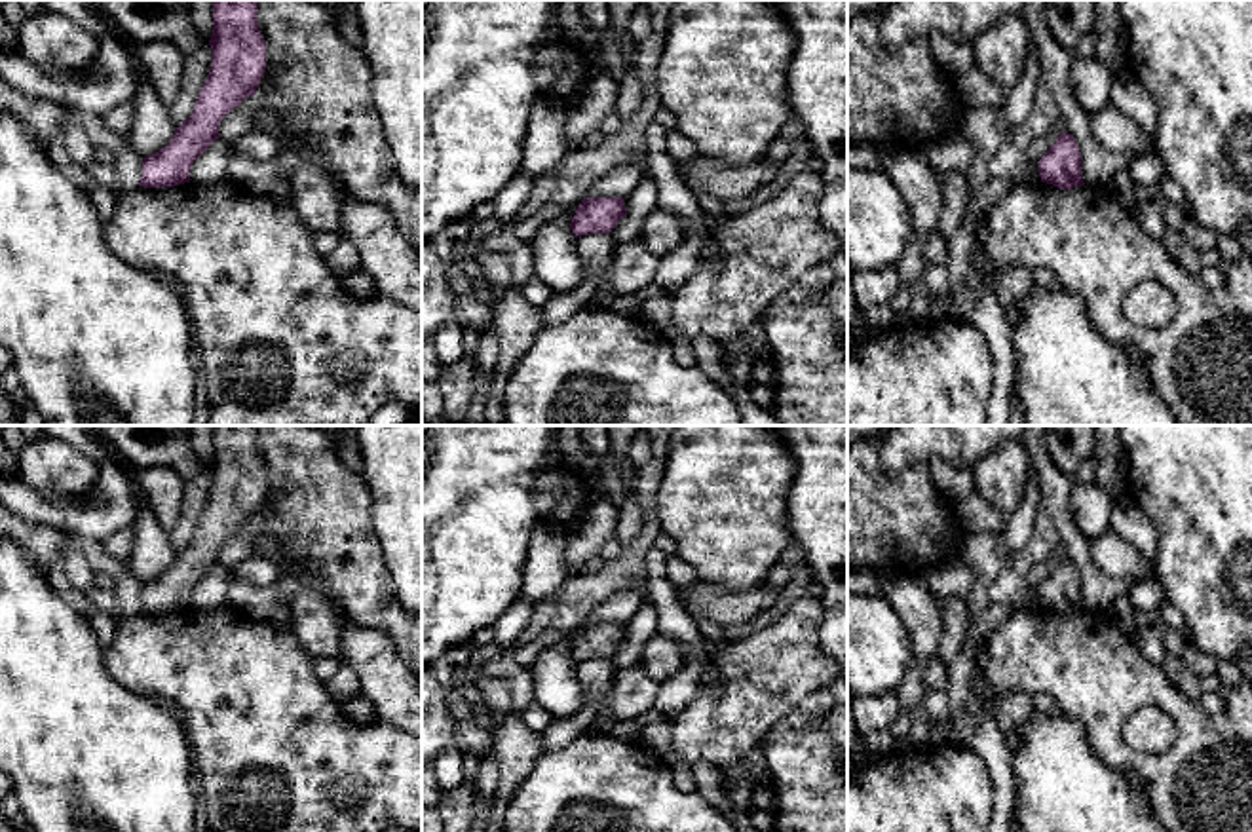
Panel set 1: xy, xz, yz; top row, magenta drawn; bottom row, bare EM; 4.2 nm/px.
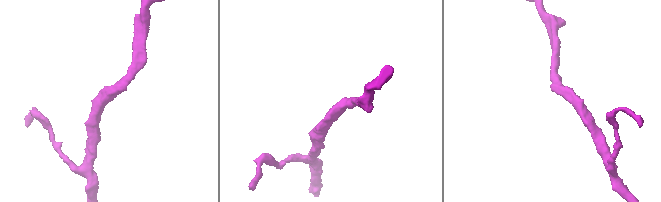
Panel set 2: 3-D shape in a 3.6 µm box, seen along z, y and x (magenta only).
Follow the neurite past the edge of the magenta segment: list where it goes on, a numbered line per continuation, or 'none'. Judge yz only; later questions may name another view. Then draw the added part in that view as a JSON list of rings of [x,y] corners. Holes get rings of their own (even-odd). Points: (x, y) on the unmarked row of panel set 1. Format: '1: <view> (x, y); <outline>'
none

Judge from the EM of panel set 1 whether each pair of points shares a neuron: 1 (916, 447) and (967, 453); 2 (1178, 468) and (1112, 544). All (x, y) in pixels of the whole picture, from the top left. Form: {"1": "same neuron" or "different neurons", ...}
{"1": "same neuron", "2": "different neurons"}

